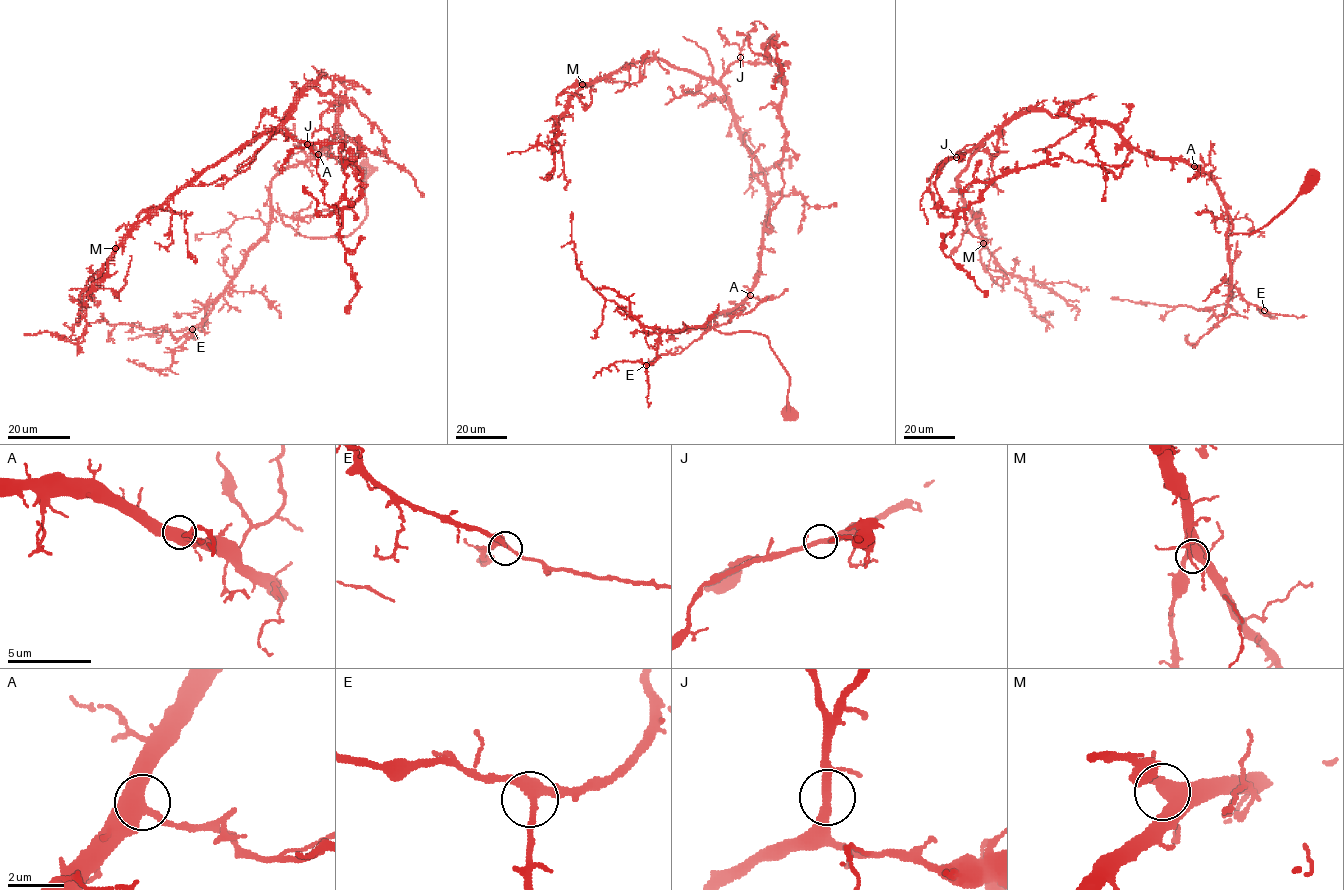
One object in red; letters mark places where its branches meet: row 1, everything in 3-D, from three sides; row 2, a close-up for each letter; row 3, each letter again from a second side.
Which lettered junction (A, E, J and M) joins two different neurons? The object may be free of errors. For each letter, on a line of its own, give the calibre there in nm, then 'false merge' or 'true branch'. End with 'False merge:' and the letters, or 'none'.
A: calibre 480 nm; true branch
E: calibre 320 nm; true branch
J: calibre 260 nm; true branch
M: calibre 440 nm; true branch
False merge: none

